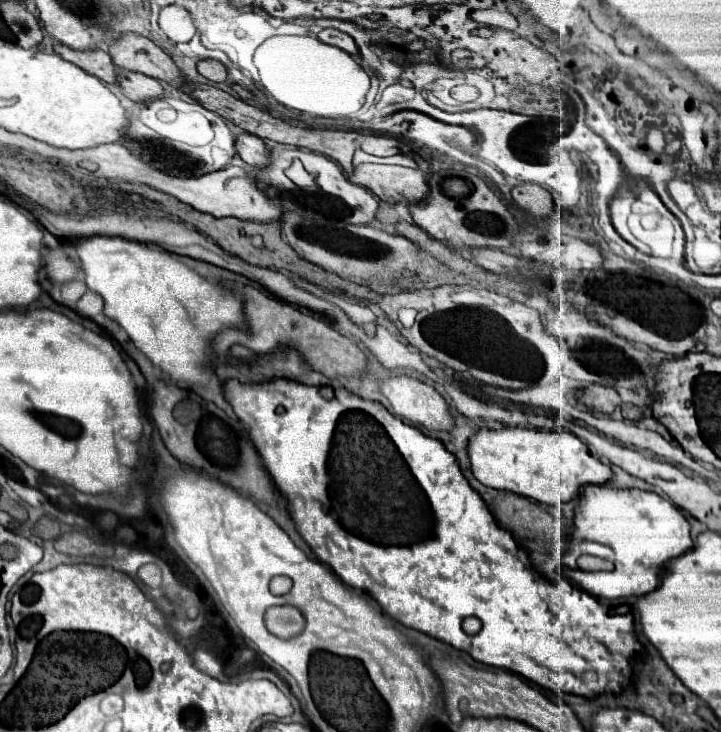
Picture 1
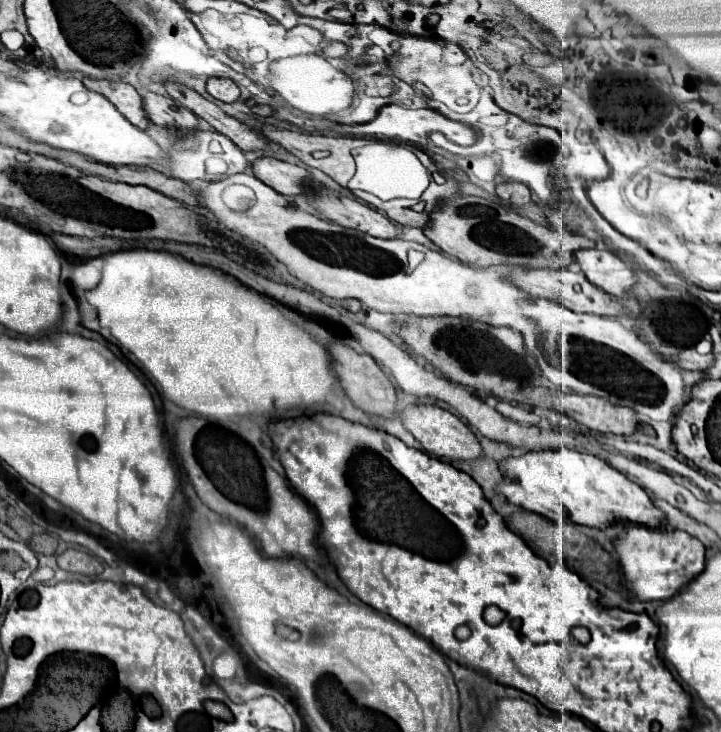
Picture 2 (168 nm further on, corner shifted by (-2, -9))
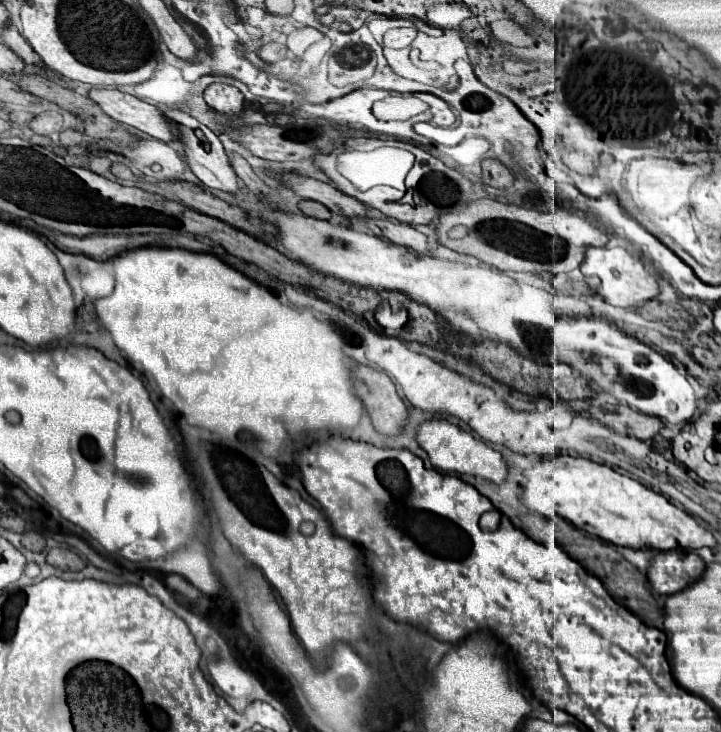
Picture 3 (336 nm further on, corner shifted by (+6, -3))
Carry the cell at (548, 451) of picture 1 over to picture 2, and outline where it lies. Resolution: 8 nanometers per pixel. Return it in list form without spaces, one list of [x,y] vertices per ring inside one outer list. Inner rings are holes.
[[[568,448],[528,452],[518,458],[500,462],[506,468],[506,480],[498,486],[512,504],[536,512],[544,518],[562,516],[568,522],[606,530],[614,522],[638,524],[646,528],[662,528],[664,514],[638,484],[608,466],[604,460]]]

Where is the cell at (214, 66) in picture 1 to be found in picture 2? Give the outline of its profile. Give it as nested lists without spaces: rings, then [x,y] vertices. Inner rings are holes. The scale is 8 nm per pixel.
[[[210,78],[206,90],[212,98],[220,102],[236,102],[240,98],[240,88],[228,78]]]

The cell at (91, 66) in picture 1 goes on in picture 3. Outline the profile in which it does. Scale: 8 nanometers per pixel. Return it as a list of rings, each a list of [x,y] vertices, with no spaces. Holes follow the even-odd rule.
[[[92,88],[88,92],[88,96],[110,118],[114,118],[138,132],[144,132],[162,142],[170,142],[176,138],[168,118],[162,112],[158,112],[152,104],[148,104],[132,94],[124,94],[118,88]]]

